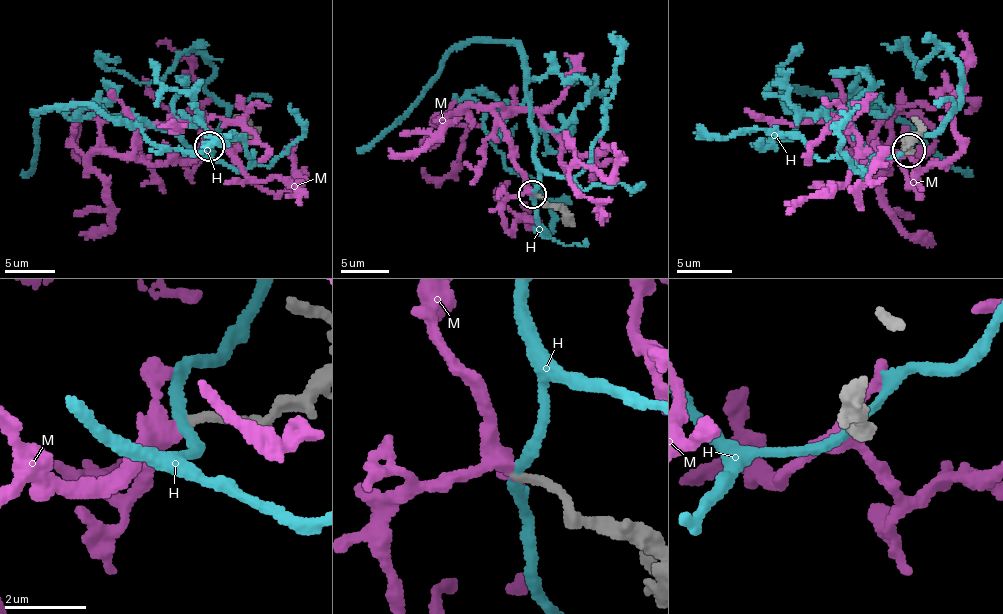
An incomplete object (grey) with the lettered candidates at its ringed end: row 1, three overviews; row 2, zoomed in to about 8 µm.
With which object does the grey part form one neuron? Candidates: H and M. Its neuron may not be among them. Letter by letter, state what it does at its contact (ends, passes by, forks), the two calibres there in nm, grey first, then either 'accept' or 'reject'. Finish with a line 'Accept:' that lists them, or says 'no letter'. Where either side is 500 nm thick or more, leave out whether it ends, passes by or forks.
H: it passes by; calibres 220 and 240 nm; reject
M: it forks; calibres 200 and 240 nm; accept
Accept: M

